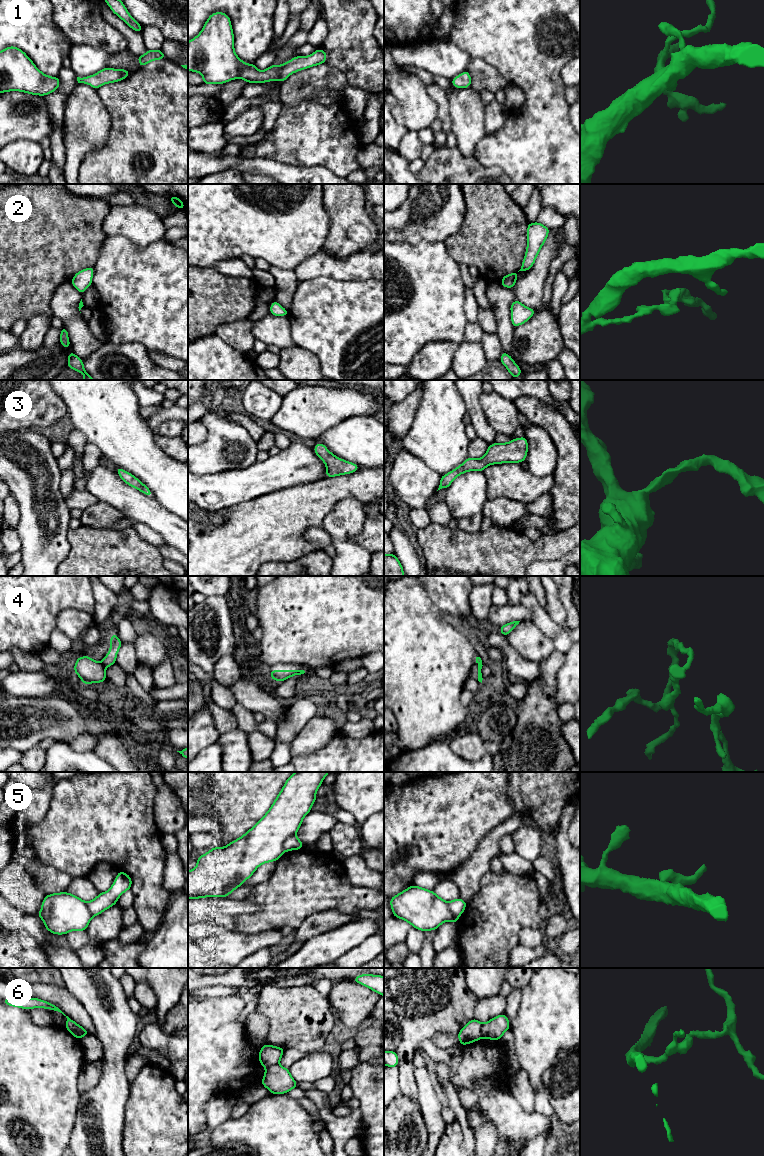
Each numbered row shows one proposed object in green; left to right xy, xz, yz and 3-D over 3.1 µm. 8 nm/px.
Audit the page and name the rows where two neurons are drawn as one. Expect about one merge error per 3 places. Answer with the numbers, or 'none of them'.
4, 6

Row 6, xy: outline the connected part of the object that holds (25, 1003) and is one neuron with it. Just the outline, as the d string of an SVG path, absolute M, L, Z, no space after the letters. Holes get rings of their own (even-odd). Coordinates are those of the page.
M22 997L6 998L6 999L3 999L3 1002L7 1006L19 1007L19 1008L26 1009L26 1010L33 1009L33 1008L45 1008L47 1010L51 1009L54 1011L58 1011L67 1018L65 1028L75 1038L77 1038L79 1040L81 1039L75 1033L78 1024L75 1021L73 1021L72 1019L70 1019L68 1016L66 1016L56 1005L54 1005L52 1003L46 1002L46 1001L38 999L38 998L22 998Z

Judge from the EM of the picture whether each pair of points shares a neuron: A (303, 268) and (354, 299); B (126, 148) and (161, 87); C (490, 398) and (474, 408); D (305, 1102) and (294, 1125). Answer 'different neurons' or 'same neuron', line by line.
A: different neurons
B: same neuron
C: different neurons
D: different neurons

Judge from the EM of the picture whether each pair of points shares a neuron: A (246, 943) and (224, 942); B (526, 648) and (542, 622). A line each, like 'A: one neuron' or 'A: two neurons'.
A: one neuron
B: two neurons

